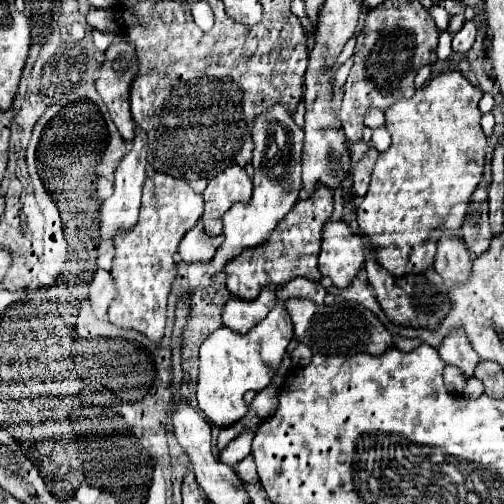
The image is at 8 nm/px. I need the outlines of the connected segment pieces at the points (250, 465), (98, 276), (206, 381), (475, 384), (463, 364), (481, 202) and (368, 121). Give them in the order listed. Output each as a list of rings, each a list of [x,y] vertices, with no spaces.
[[[248,455],[244,461],[240,461],[236,467],[238,477],[242,477],[244,483],[258,483],[258,475],[256,475],[256,465],[254,465],[254,457]]]
[[[96,269],[94,271],[94,279],[90,283],[90,303],[94,309],[96,317],[106,317],[106,309],[112,303],[114,297],[114,281],[112,275],[104,269]]]
[[[292,279],[288,285],[278,289],[276,307],[268,313],[264,321],[260,321],[248,335],[232,333],[226,327],[214,331],[200,347],[200,371],[196,383],[196,399],[198,407],[204,411],[210,423],[216,427],[230,427],[240,421],[248,413],[248,403],[244,401],[246,391],[262,391],[270,385],[272,377],[280,369],[286,347],[292,341],[292,321],[288,311],[284,309],[284,301],[288,299],[310,299],[316,303],[324,303],[326,287],[322,283],[312,283],[306,279]]]
[[[472,377],[472,381],[466,383],[462,395],[468,397],[468,399],[476,399],[476,397],[480,397],[482,393],[484,393],[484,385],[480,385],[480,381],[476,381],[476,377]]]
[[[462,333],[448,335],[448,339],[444,339],[444,343],[440,345],[438,353],[446,365],[458,367],[466,379],[474,375],[474,369],[480,363],[480,357],[476,357],[476,351],[472,349],[472,345],[468,345],[468,341],[464,341]]]
[[[478,187],[472,195],[464,225],[462,225],[462,237],[472,253],[472,257],[480,257],[490,249],[492,231],[488,225],[488,191],[484,187]]]
[[[368,109],[368,113],[364,115],[364,125],[370,129],[378,129],[384,127],[384,113],[380,109]]]

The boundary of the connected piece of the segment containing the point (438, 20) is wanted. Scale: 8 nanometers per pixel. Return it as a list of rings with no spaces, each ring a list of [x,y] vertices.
[[[436,6],[428,9],[430,16],[434,19],[436,27],[439,31],[445,30],[448,28],[450,17],[446,10],[442,7]]]

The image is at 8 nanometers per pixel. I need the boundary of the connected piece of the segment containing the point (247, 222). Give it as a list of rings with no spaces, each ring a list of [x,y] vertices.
[[[274,105],[270,111],[262,113],[254,121],[254,193],[250,205],[236,203],[224,215],[224,243],[216,251],[210,263],[210,277],[216,277],[228,261],[238,257],[244,249],[254,249],[264,245],[270,239],[270,233],[276,225],[292,211],[302,191],[302,143],[304,133],[294,123],[292,115],[284,109],[284,105]]]

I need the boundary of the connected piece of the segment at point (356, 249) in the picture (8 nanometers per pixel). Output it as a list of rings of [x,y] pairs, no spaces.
[[[332,219],[322,229],[318,267],[336,287],[346,287],[364,265],[366,243],[356,233],[350,223]]]

